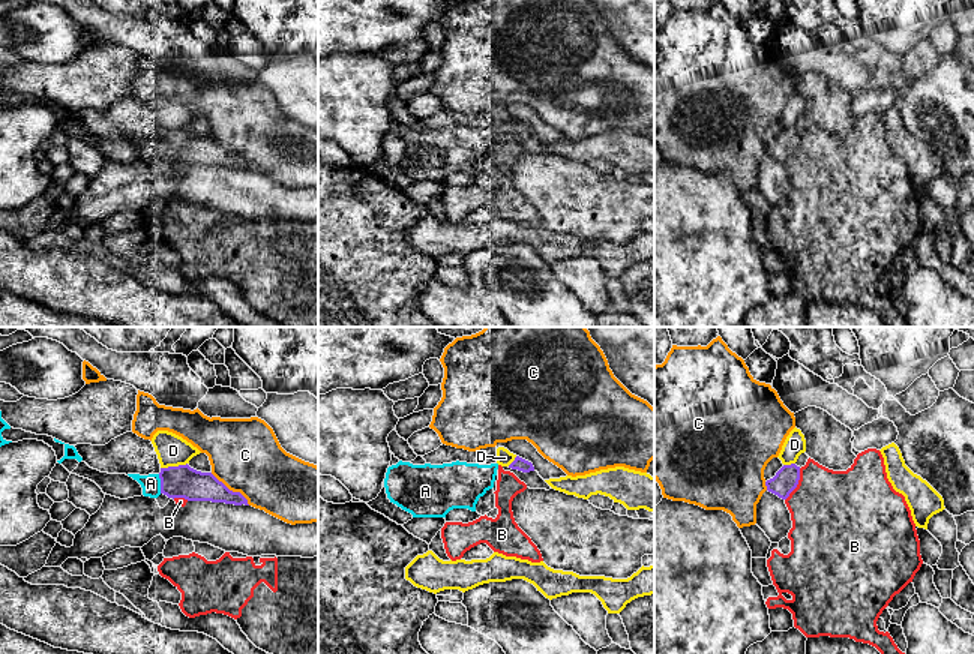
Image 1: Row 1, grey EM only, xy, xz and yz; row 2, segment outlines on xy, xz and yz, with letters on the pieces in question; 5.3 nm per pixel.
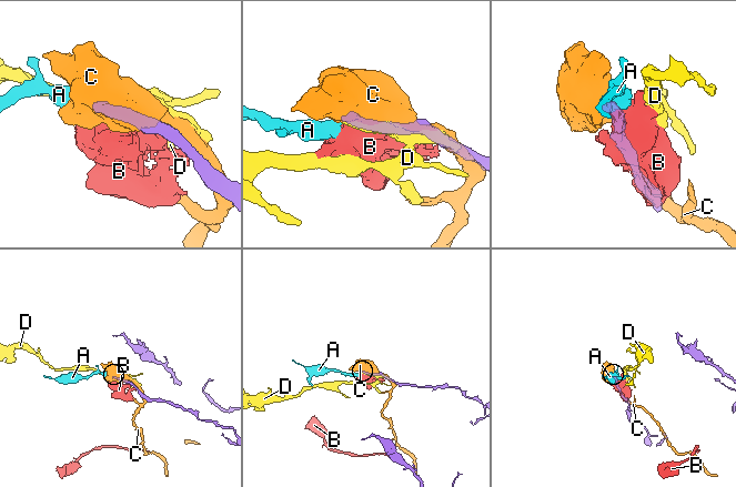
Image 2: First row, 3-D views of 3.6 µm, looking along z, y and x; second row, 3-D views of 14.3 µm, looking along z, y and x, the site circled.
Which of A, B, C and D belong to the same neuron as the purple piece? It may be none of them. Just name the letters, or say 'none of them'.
A

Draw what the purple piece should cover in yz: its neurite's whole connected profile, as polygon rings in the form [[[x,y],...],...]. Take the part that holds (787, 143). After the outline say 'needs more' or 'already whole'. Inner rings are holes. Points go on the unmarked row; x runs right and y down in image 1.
[[[795,128],[783,129],[773,142],[765,146],[767,154],[786,164],[797,152],[800,144],[800,130]]] | already whole

